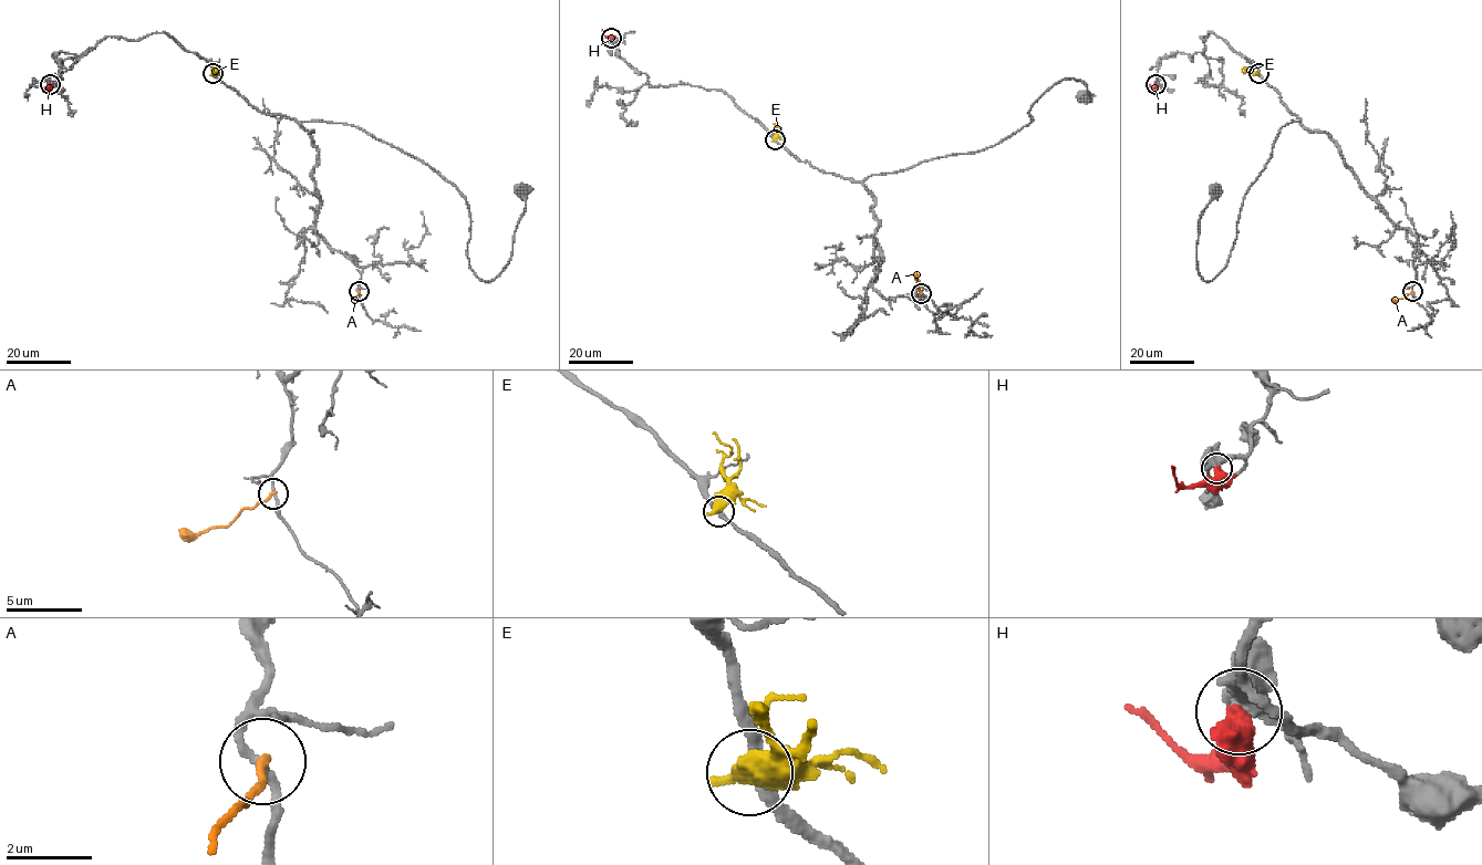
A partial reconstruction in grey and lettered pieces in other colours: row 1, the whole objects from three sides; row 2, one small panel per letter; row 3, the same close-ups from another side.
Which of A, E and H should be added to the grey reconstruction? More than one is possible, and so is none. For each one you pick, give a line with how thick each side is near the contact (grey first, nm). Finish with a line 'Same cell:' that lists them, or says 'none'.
Same cell: none

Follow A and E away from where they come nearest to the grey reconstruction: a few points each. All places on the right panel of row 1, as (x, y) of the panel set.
A: (1411, 291), (1402, 298), (1391, 299)
E: (1257, 73), (1241, 69)

